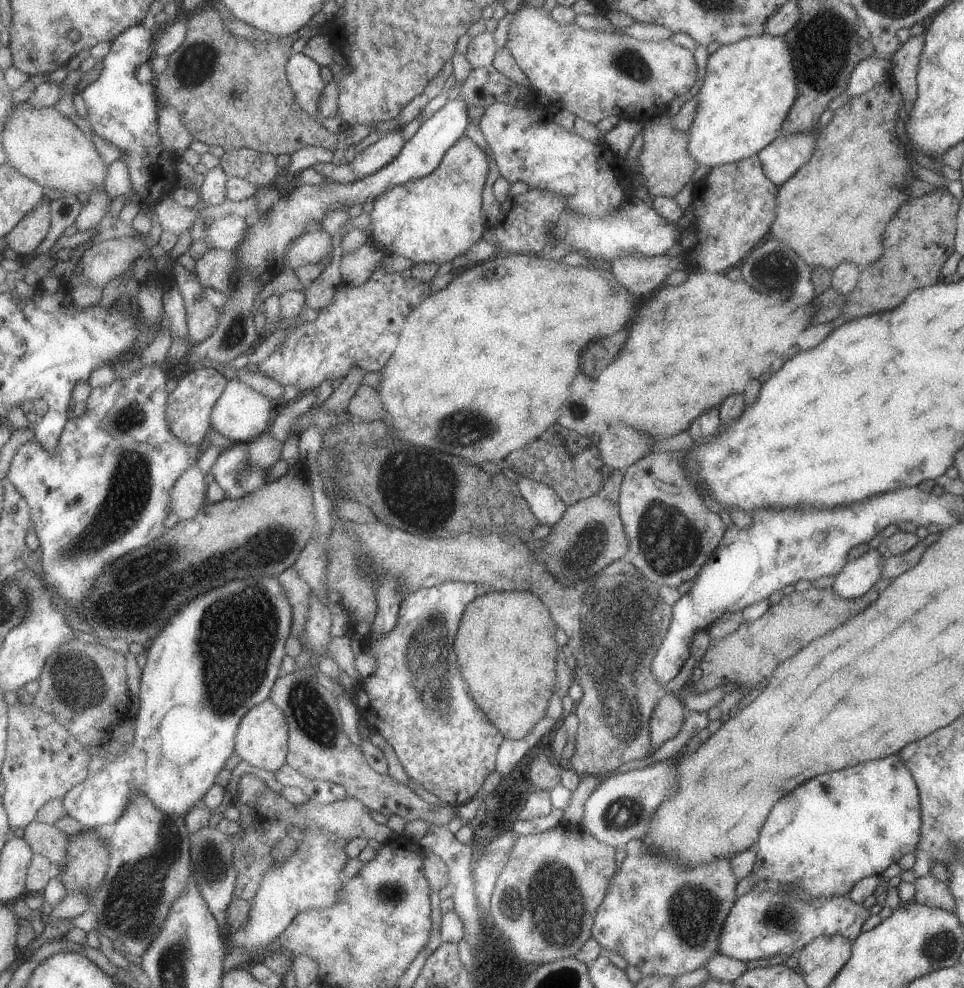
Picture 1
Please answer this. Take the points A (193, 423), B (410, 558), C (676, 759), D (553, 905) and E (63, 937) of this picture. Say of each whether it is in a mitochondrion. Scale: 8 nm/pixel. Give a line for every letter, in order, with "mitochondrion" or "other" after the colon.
A: other
B: other
C: other
D: mitochondrion
E: other

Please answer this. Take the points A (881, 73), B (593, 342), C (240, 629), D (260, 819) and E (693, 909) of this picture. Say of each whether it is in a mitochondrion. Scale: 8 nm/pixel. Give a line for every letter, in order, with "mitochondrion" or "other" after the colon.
A: other
B: other
C: mitochondrion
D: other
E: mitochondrion

